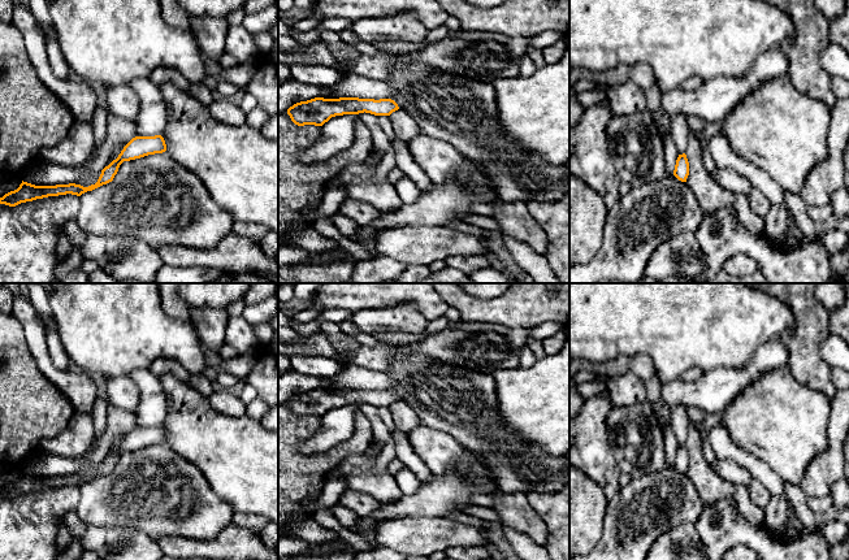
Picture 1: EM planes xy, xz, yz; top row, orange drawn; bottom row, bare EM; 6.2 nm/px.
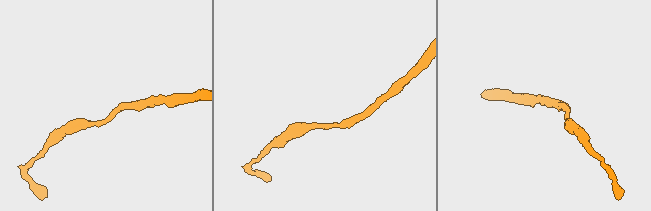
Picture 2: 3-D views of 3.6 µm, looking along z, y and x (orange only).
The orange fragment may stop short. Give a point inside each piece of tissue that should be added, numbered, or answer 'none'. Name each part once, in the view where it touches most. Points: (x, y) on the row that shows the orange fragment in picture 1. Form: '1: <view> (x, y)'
none

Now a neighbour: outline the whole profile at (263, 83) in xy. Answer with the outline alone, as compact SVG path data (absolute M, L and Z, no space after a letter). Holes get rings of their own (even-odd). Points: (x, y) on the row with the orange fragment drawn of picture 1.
M265 58L255 64L246 82L247 92L251 94L259 107L269 116L278 113L278 68Z

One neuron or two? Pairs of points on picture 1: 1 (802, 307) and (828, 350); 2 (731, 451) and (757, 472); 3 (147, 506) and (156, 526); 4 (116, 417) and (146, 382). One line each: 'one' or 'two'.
1: two
2: one
3: one
4: two

